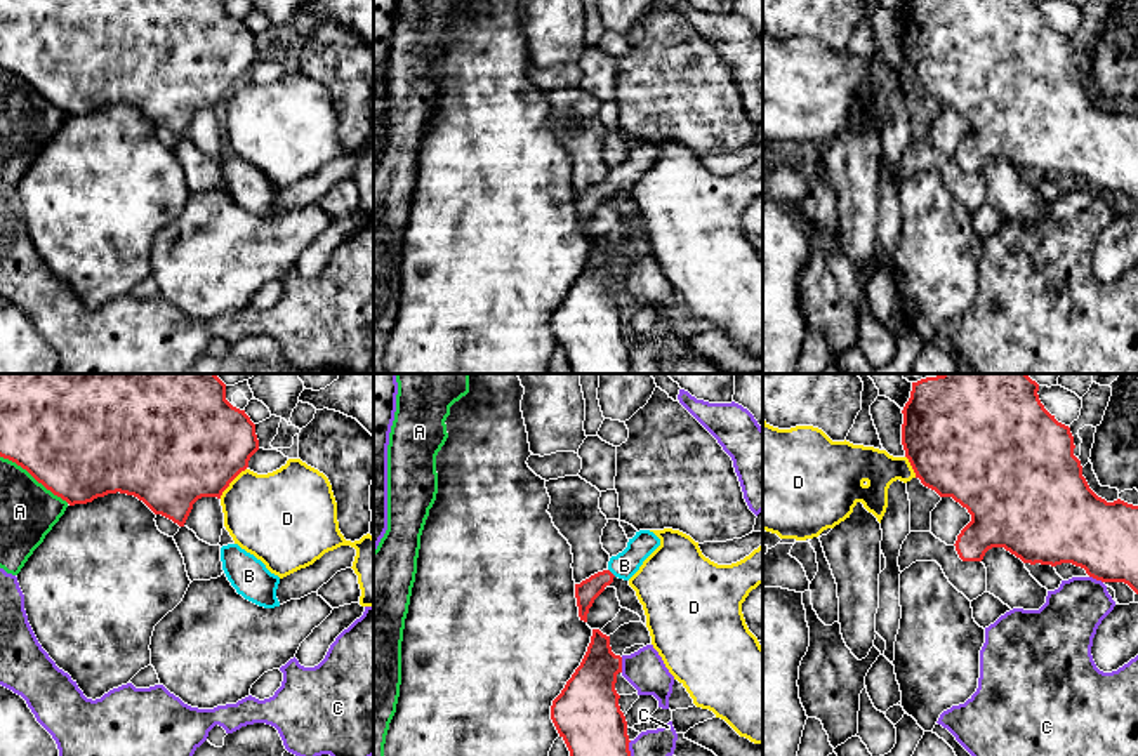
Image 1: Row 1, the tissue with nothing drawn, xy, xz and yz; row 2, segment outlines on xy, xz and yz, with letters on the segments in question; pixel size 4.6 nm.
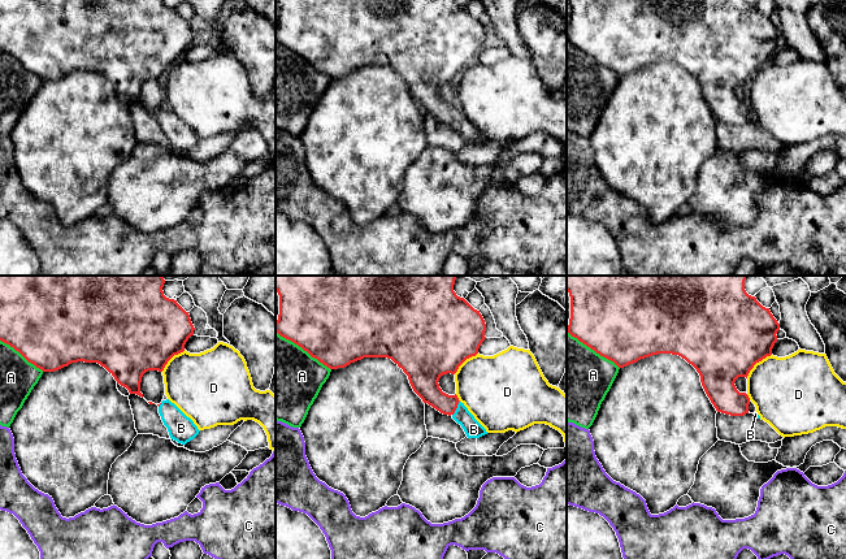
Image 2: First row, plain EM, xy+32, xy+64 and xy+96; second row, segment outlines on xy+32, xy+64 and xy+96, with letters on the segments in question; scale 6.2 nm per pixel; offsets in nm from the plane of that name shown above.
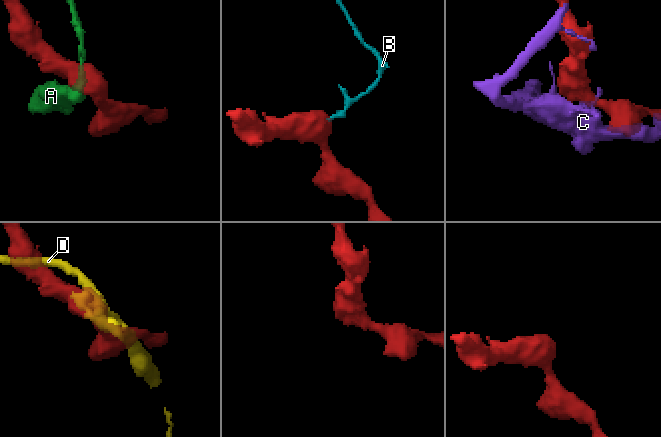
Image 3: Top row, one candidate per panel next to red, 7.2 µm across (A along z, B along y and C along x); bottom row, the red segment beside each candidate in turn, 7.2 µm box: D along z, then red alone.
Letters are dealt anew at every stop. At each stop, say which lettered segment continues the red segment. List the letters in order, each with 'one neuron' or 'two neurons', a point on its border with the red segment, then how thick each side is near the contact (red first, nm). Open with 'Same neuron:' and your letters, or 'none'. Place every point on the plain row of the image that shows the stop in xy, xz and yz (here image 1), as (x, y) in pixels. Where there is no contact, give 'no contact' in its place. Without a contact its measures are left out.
Same neuron: B
A: two neurons | xy (35, 89) | 500/260 nm
B: one neuron | xz (610, 183) | 100/120 nm
C: two neurons | xz (621, 275) | 280/190 nm
D: two neurons | xy (230, 92) | 500/400 nm

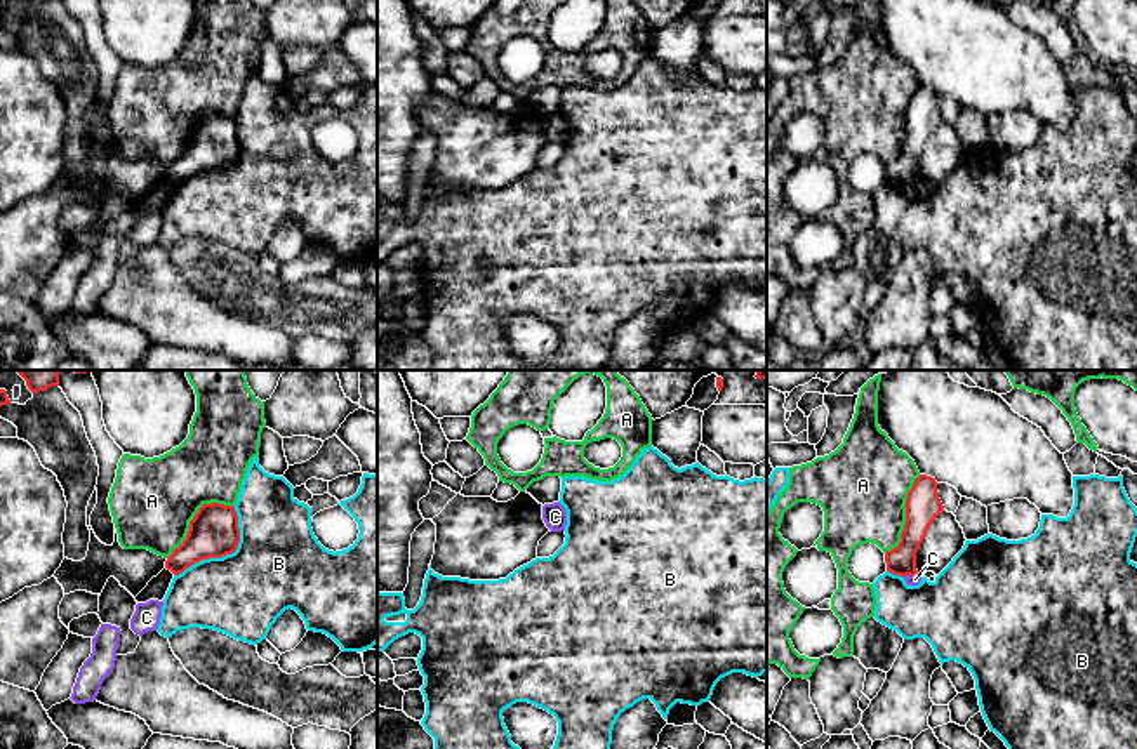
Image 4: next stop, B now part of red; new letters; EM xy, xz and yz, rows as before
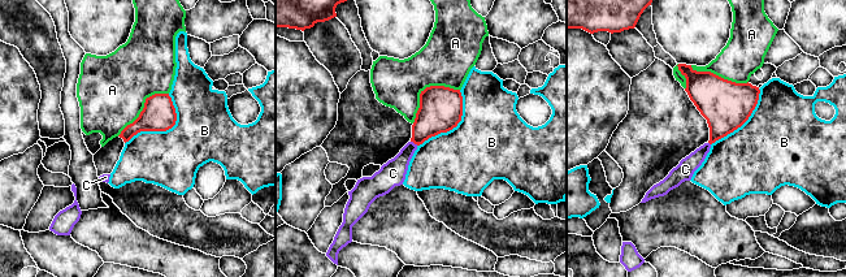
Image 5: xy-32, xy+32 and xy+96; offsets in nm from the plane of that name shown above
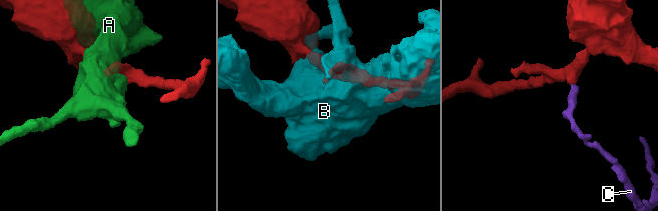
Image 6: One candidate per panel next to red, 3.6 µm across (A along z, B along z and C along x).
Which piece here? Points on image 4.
Same neuron: none
A: two neurons | xy (195, 127) | 220/400 nm
B: two neurons | xy (226, 164) | 220/420 nm
C: two neurons | yz (910, 185) | 140/50 nm

